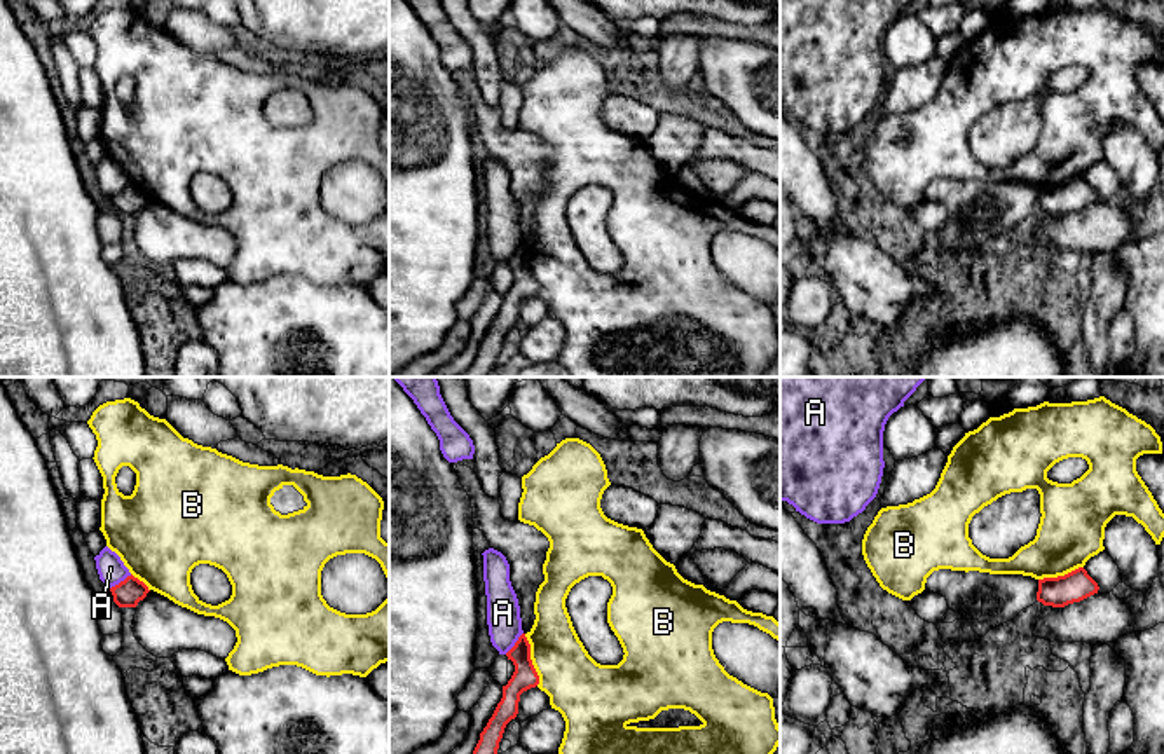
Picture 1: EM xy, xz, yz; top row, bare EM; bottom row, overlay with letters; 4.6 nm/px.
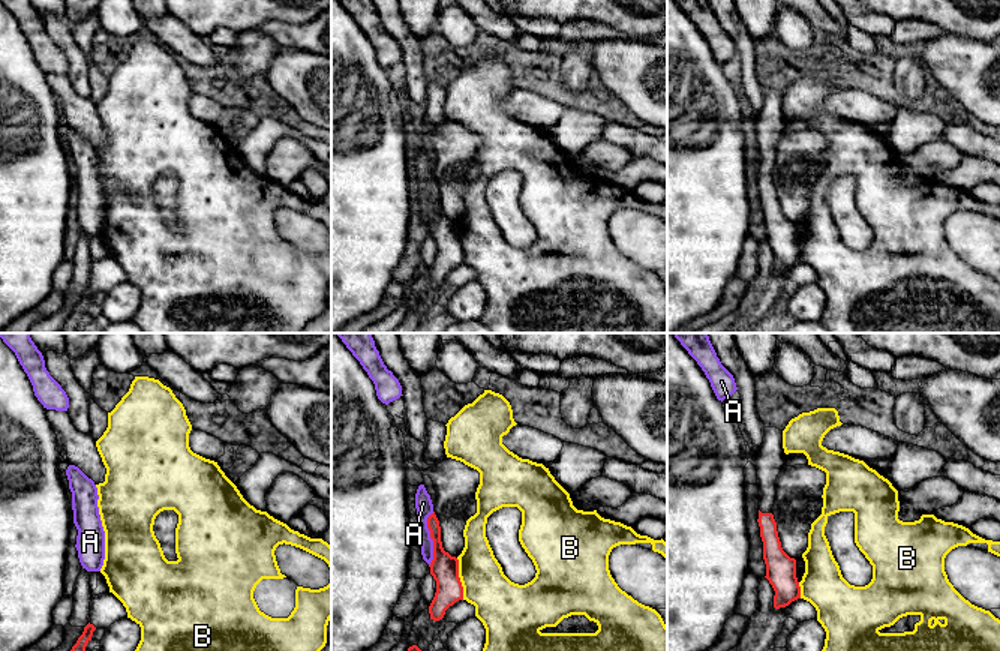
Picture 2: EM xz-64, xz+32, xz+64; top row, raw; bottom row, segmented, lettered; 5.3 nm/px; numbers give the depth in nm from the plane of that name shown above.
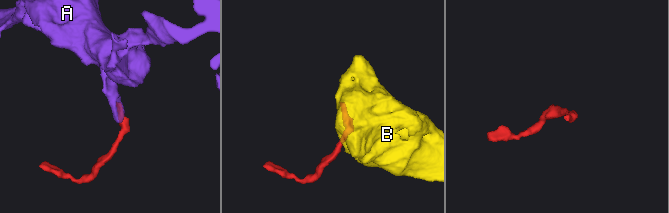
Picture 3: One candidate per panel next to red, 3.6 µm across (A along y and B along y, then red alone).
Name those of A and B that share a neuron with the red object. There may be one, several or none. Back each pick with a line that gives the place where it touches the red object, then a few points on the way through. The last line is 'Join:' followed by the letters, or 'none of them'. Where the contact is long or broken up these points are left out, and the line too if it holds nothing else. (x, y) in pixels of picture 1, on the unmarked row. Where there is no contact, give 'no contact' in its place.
Join: none of them

